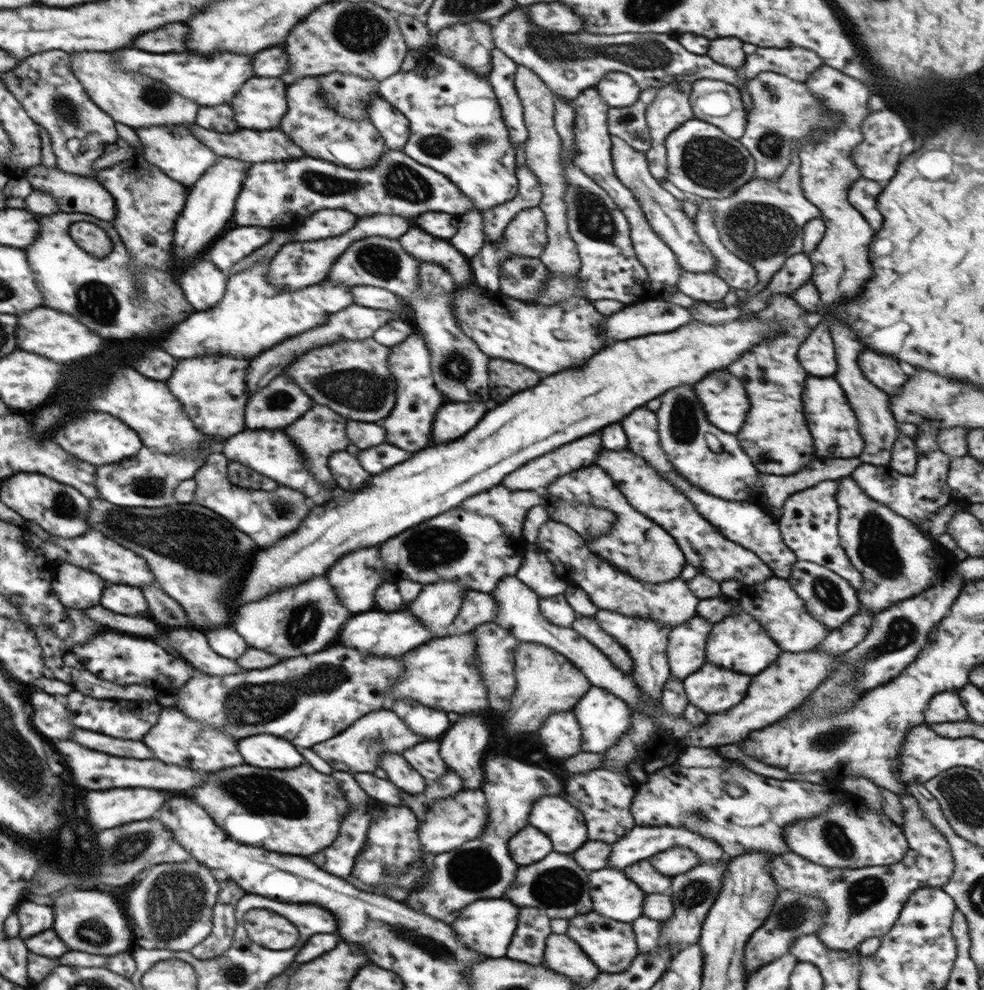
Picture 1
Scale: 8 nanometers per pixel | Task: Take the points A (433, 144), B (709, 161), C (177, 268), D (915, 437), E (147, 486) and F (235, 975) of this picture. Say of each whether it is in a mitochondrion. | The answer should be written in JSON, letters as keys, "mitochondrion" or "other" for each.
{"A":"mitochondrion","B":"mitochondrion","C":"other","D":"other","E":"mitochondrion","F":"mitochondrion"}

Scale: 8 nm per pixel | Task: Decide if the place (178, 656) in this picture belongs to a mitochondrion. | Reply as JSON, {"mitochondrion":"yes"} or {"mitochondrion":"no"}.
{"mitochondrion":"no"}

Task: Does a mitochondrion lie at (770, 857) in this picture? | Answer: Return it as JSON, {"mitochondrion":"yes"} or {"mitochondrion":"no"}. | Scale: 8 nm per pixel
{"mitochondrion":"no"}

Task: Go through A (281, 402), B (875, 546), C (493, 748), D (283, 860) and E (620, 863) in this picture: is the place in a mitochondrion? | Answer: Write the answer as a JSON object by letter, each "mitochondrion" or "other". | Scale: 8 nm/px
{"A":"mitochondrion","B":"mitochondrion","C":"other","D":"other","E":"other"}

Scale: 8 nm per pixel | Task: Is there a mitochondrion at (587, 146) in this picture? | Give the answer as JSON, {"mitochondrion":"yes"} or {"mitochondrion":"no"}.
{"mitochondrion":"no"}

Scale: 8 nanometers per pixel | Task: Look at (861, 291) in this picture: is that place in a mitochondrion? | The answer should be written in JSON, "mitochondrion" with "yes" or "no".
{"mitochondrion":"no"}

